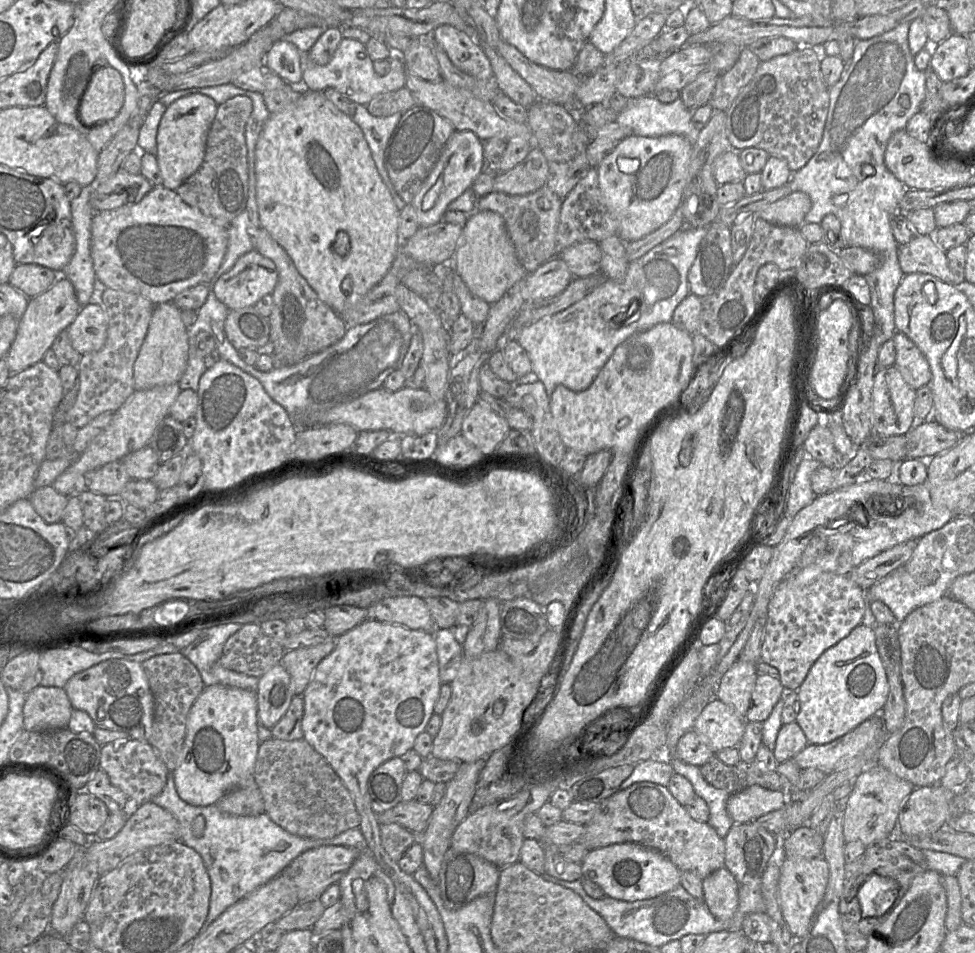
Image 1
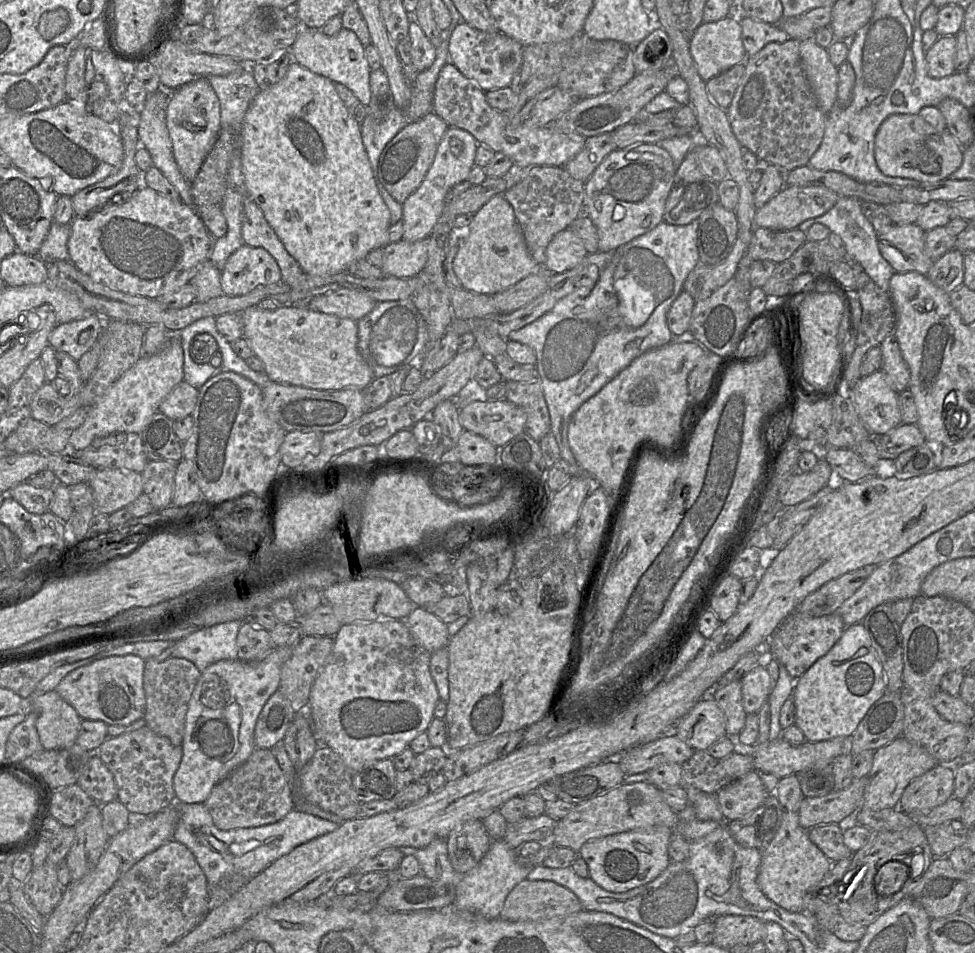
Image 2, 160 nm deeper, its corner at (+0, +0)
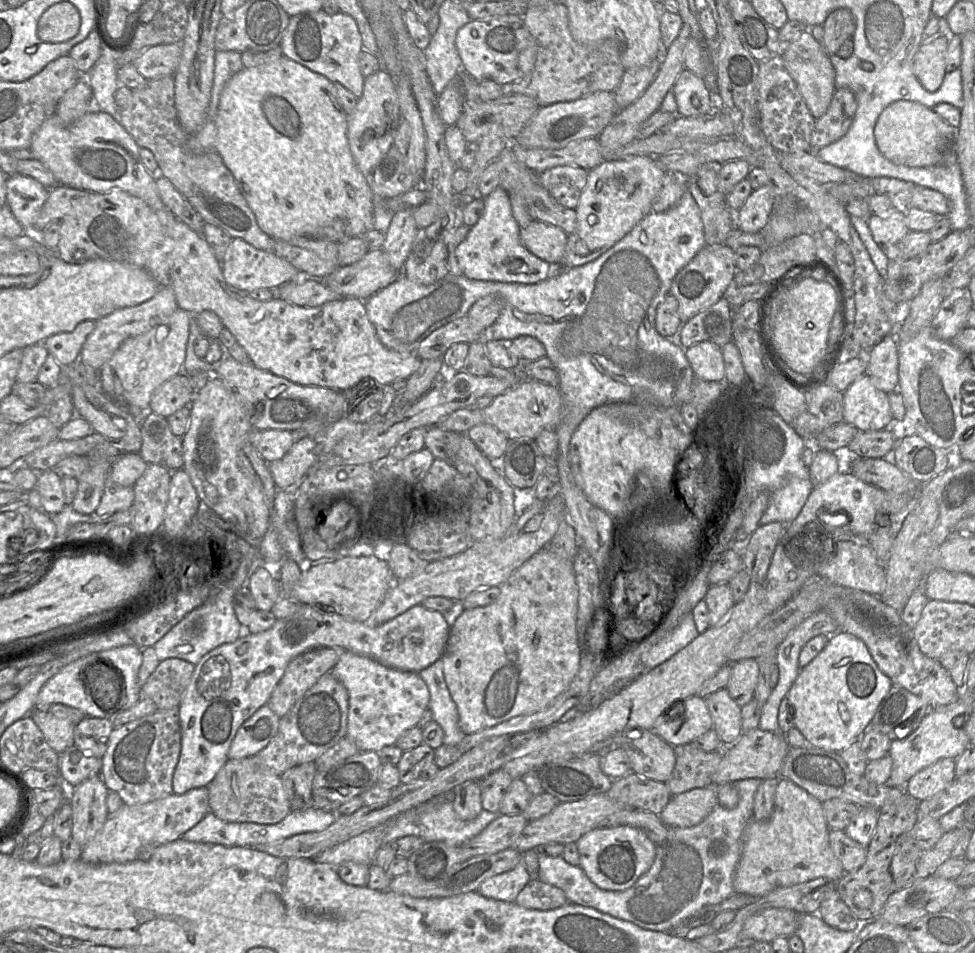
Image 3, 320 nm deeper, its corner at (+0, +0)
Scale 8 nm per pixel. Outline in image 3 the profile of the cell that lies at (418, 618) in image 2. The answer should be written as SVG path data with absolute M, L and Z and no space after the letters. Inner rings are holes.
M301 603L291 617L277 619L270 629L250 633L235 642L222 644L213 649L195 666L190 683L180 701L181 753L172 779L173 793L181 795L191 789L208 786L229 760L229 749L240 726L259 708L267 705L288 664L298 655L314 648L334 647L340 651L347 650L372 658L389 668L419 673L442 658L450 628L441 612L427 609L421 604L382 624L371 624Z

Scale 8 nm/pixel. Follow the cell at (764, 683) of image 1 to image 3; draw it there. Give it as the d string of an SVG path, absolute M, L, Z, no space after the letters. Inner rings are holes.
M747 658L731 664L731 674L726 689L740 708L754 698L758 675L759 667L756 659Z

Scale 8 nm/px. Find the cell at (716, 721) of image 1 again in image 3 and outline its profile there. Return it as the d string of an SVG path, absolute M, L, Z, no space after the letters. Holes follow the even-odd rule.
M695 695L669 708L665 715L656 720L652 731L676 747L692 743L712 728L712 718L705 698Z

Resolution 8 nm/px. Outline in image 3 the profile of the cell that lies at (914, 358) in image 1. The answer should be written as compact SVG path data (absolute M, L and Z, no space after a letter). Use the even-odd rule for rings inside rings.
M893 333L864 352L866 372L873 384L885 393L898 389L898 343Z

